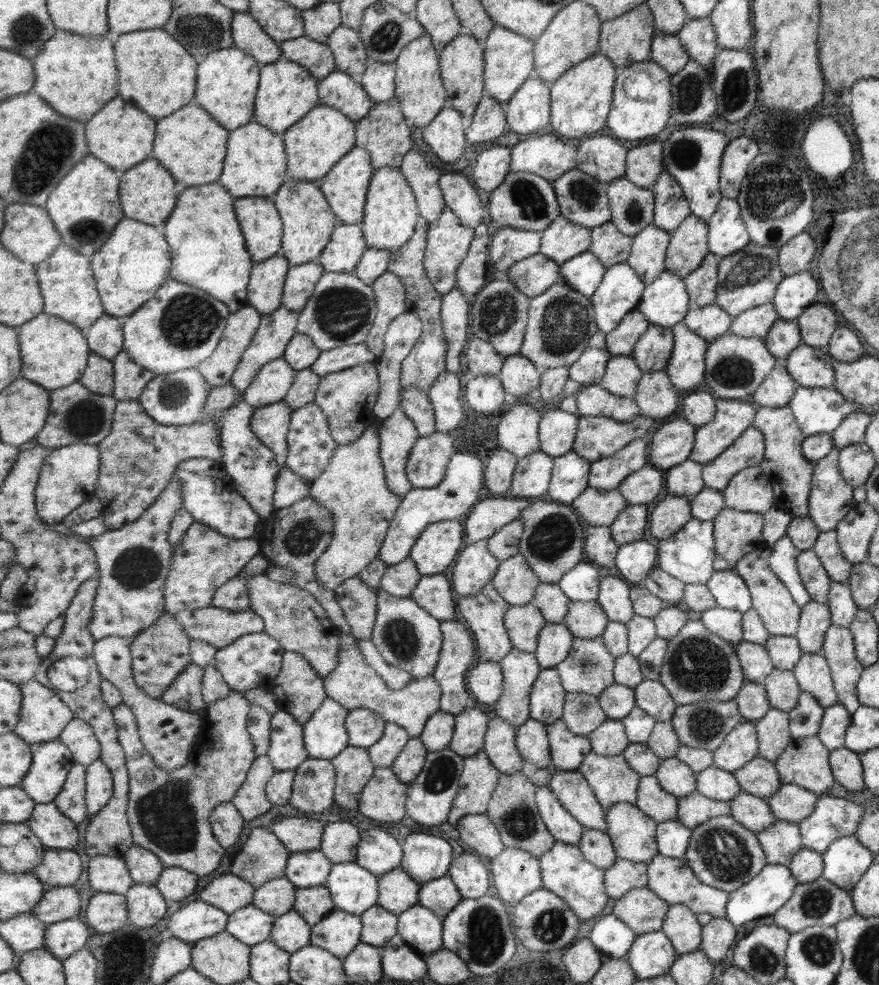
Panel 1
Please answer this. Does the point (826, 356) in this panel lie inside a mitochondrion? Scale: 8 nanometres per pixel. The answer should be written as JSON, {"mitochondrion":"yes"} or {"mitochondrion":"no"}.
{"mitochondrion":"no"}

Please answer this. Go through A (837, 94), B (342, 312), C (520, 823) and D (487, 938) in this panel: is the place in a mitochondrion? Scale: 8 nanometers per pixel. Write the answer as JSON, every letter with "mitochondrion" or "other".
{"A":"other","B":"mitochondrion","C":"mitochondrion","D":"mitochondrion"}

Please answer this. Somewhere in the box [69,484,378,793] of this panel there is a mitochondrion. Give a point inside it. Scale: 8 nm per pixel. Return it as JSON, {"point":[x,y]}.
{"point":[137,566]}

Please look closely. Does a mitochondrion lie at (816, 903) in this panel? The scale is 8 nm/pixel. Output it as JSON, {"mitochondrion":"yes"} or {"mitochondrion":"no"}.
{"mitochondrion":"yes"}

